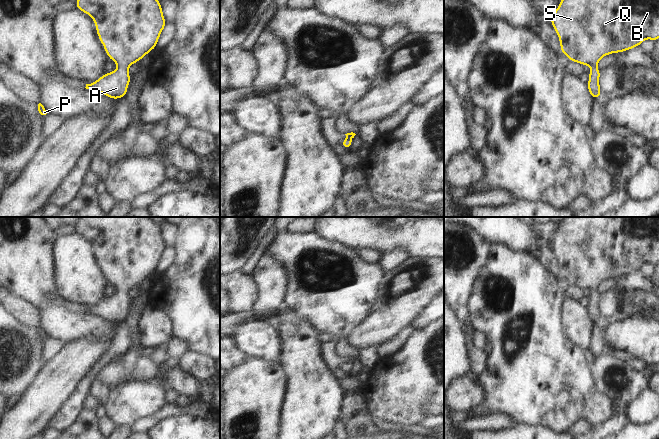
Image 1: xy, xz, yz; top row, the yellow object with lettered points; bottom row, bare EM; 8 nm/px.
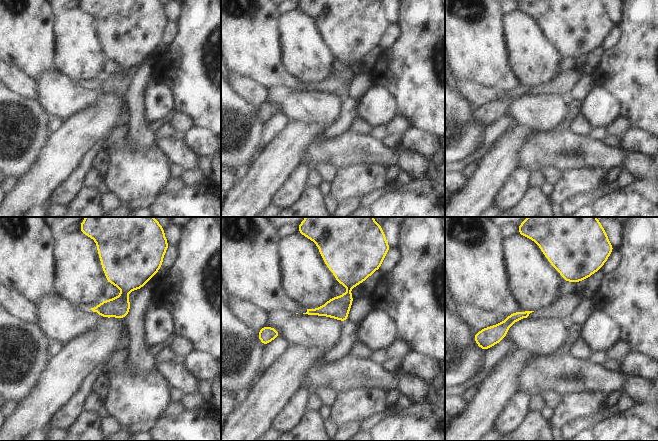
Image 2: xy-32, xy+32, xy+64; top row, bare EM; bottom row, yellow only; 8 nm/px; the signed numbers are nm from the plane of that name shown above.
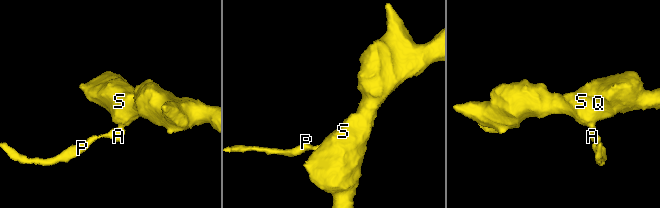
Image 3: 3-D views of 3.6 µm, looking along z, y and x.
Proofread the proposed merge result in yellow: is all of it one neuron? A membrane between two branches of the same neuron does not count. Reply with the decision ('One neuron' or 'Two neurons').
One neuron

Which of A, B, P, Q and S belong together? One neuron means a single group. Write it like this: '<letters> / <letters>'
A B P Q S

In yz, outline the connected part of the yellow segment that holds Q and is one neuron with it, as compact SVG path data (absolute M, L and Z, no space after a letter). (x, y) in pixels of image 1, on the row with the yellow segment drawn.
M560 0L550 21L558 34L562 54L567 55L570 62L578 62L583 66L592 67L589 71L587 88L592 98L596 99L601 97L599 86L601 73L596 66L604 56L628 51L640 46L645 39L656 42L659 38L659 0Z

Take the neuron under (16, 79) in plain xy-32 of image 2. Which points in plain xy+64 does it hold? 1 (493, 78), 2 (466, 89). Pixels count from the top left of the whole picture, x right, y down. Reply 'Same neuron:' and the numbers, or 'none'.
Same neuron: 2

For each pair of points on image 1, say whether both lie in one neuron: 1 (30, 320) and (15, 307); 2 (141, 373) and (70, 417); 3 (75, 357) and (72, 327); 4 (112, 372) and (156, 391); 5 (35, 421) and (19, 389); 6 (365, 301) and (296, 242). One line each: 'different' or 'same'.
1: same
2: different
3: different
4: different
5: different
6: same

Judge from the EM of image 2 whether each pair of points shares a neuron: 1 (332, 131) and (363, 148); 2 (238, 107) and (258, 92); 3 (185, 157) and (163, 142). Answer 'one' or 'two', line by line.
1: two
2: two
3: one

